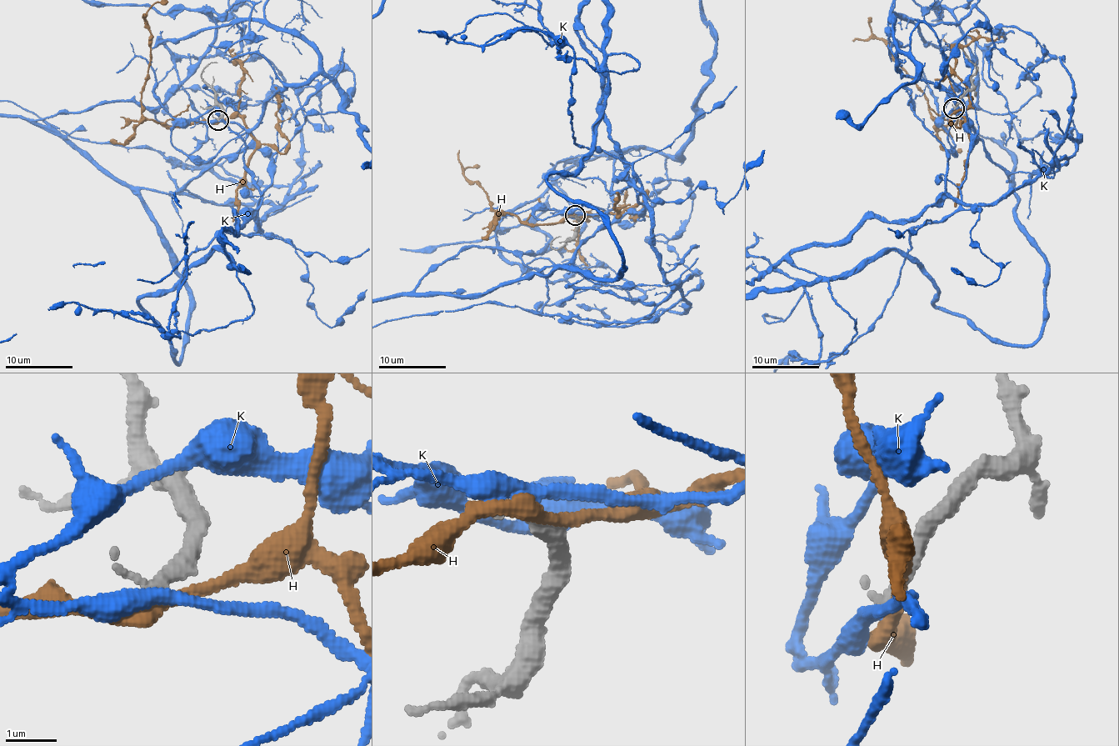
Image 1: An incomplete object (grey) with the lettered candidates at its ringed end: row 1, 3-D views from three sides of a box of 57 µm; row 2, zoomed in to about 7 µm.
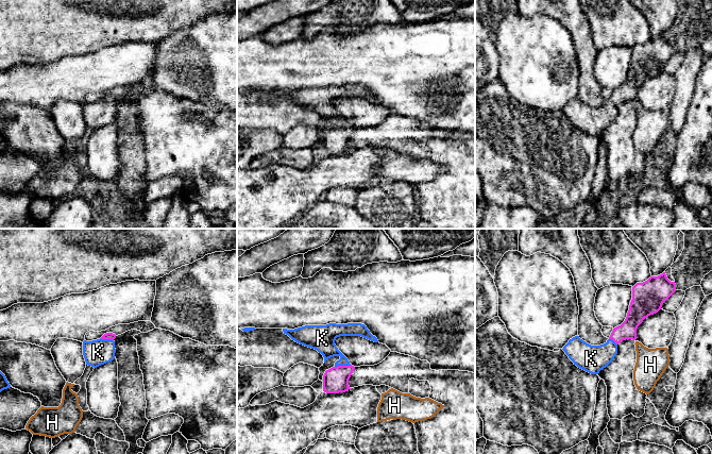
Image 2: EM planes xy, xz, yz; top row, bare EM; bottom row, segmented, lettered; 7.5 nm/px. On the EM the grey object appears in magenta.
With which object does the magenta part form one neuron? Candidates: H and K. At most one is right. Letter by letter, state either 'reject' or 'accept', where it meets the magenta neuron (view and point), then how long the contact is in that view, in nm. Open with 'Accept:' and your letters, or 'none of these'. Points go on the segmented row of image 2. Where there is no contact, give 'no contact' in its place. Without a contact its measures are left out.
Accept: K
H: reject; no contact
K: accept; meets magenta in xz at (342, 366); contact 120 nm long

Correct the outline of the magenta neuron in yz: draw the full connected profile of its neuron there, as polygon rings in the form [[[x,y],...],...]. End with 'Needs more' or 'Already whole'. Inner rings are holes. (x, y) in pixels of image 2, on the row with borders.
[[[665,272],[650,276],[632,287],[632,300],[625,321],[613,329],[606,343],[591,346],[575,336],[563,347],[563,351],[578,368],[598,374],[617,354],[617,344],[626,339],[637,339],[637,329],[645,318],[658,313],[662,304],[676,291]]]. Needs more

